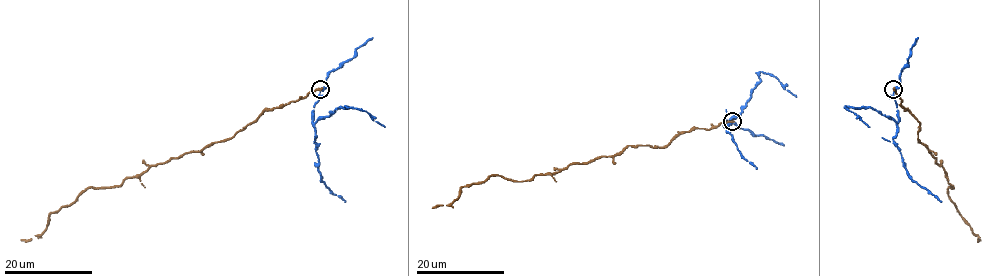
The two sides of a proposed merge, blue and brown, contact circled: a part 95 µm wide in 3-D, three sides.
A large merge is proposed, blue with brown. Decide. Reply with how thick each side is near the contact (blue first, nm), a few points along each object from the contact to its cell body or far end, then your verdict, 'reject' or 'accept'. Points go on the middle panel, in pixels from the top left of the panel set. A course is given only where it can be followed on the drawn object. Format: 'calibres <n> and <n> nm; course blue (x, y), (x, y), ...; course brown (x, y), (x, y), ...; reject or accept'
calibres 300 and 400 nm; course blue (731, 121), (724, 126), (740, 113), (750, 97), (750, 91), (760, 81), (760, 72), (773, 75), (796, 96); course brown (731, 121), (678, 133), (664, 147), (628, 145), (529, 180), (490, 175), (432, 208); reject

